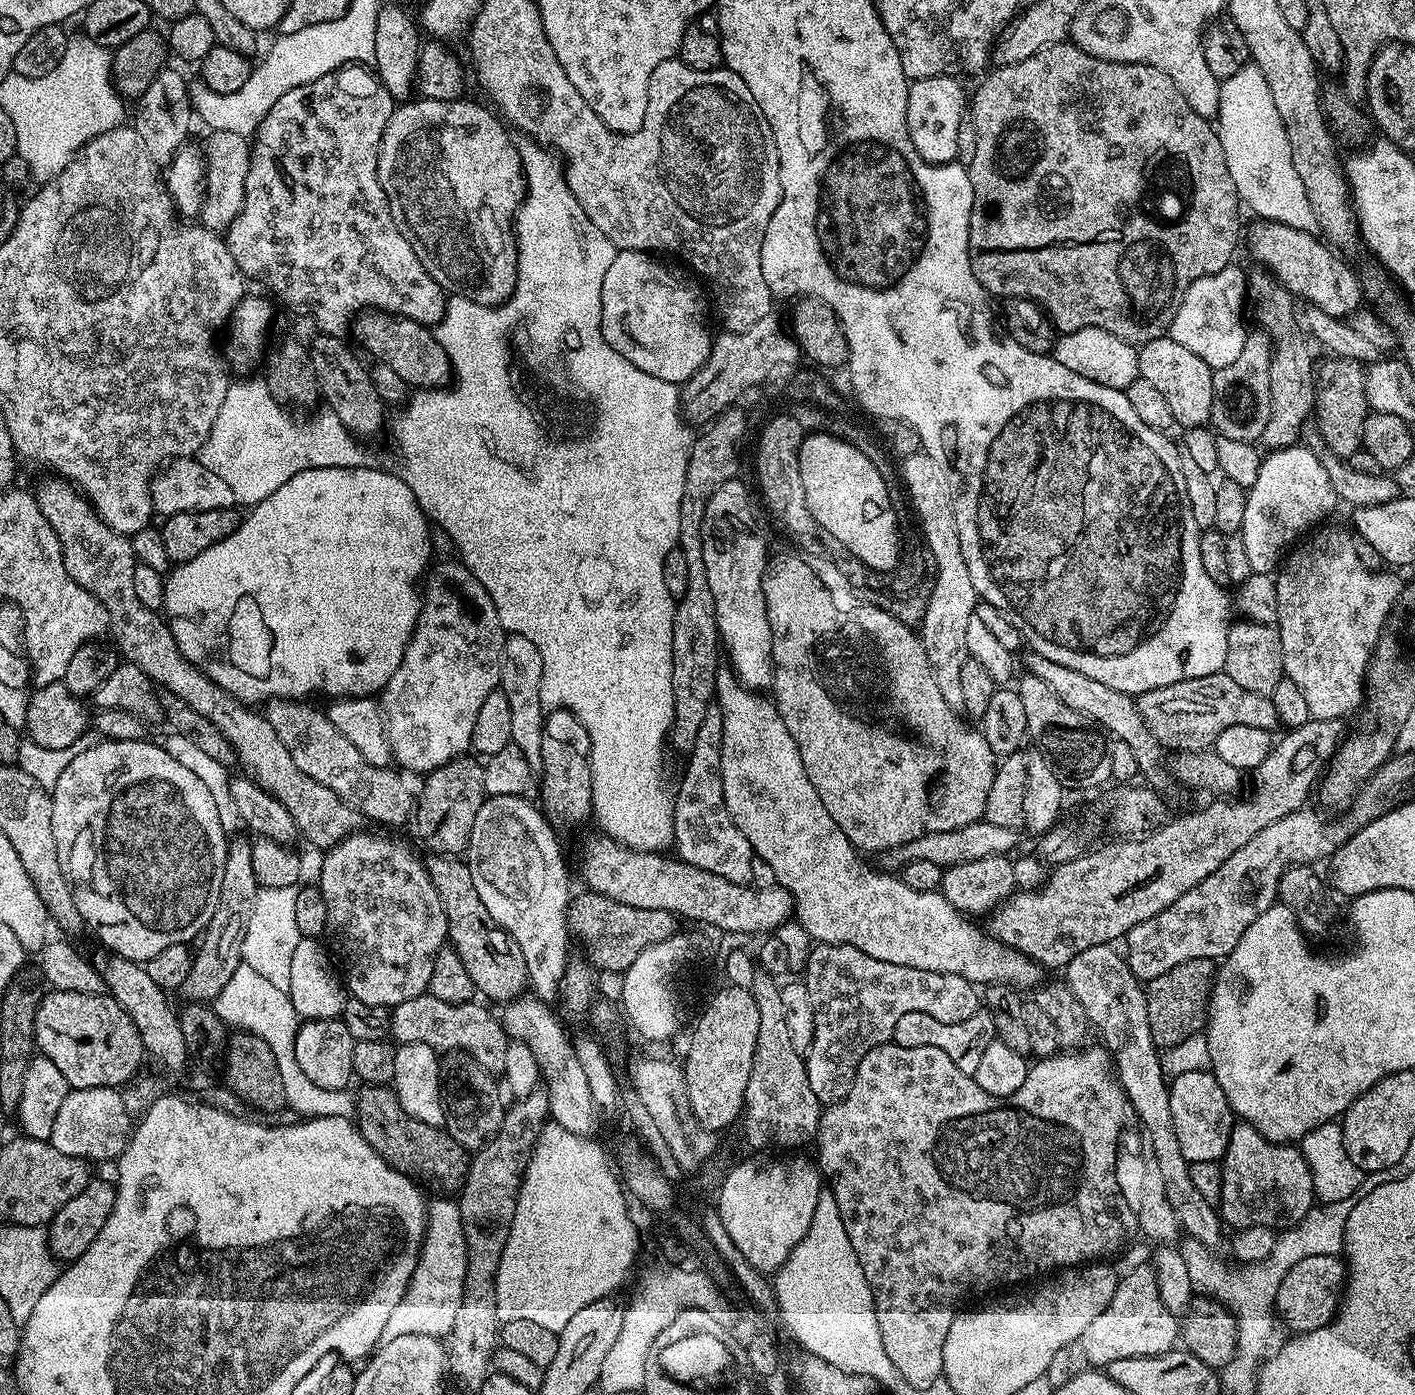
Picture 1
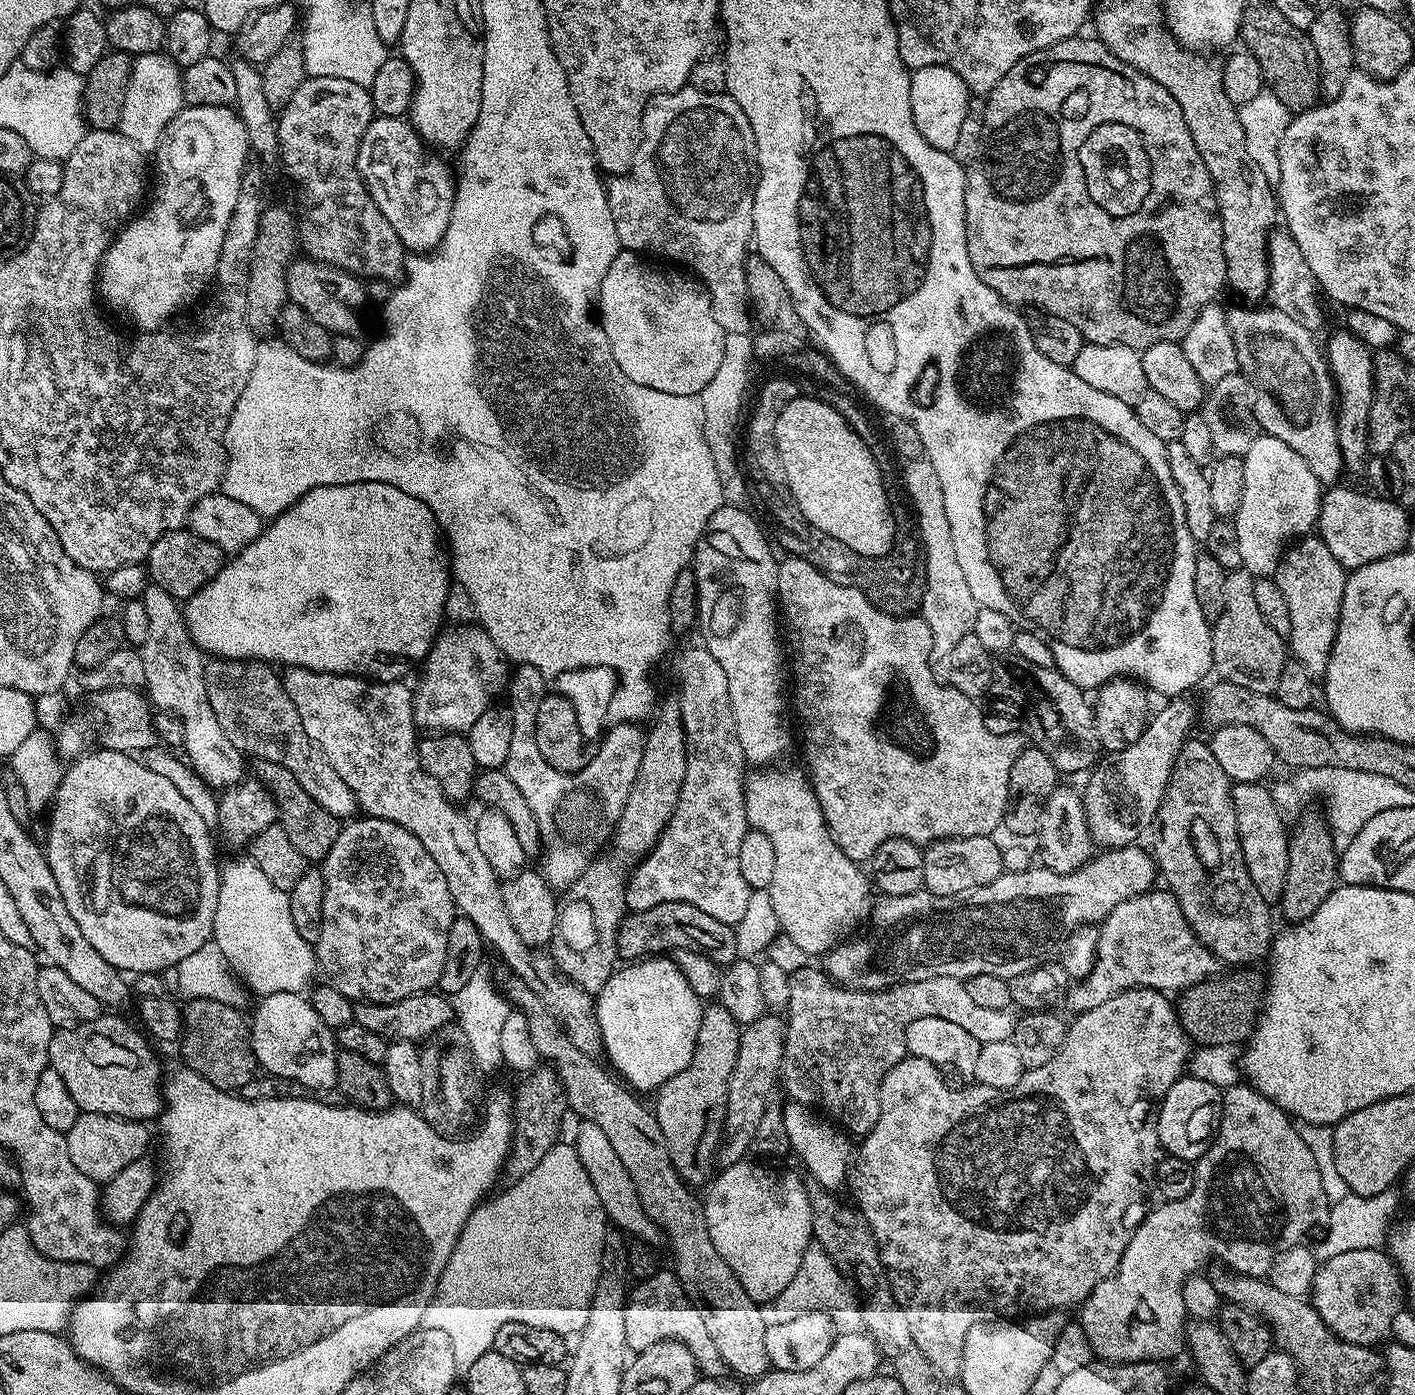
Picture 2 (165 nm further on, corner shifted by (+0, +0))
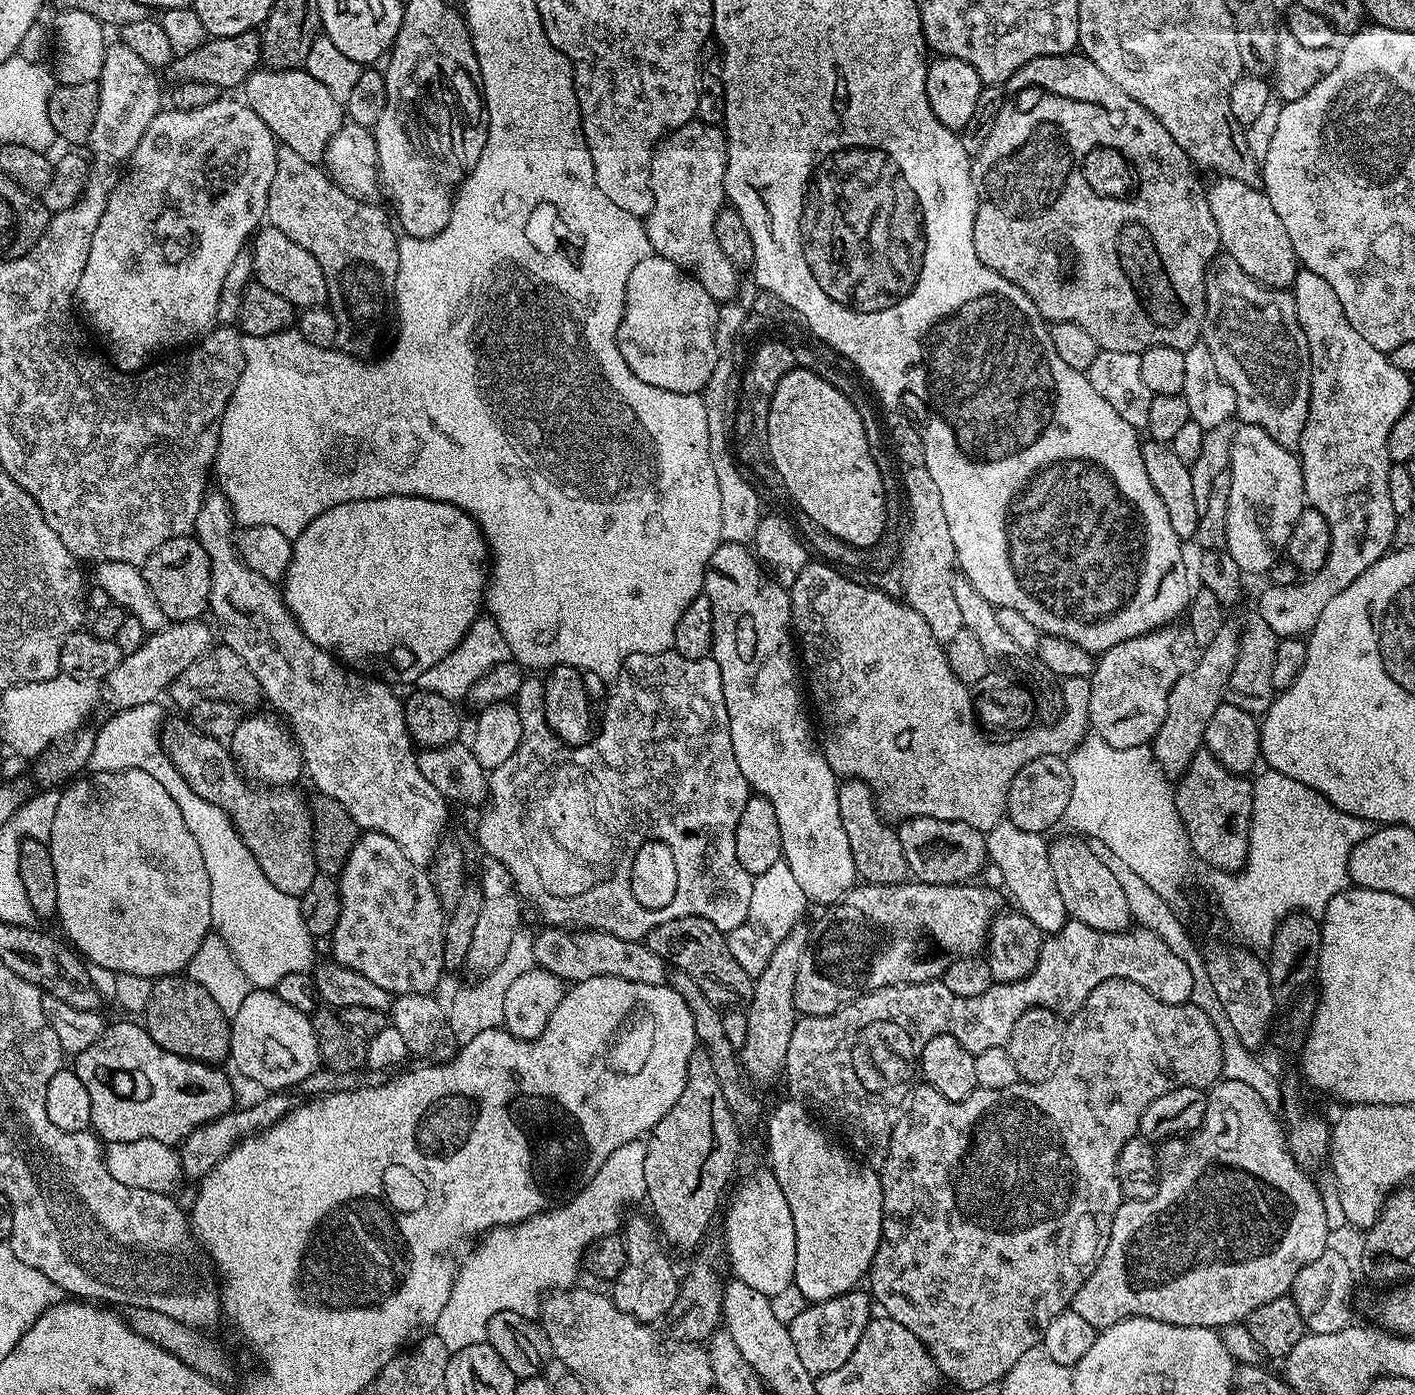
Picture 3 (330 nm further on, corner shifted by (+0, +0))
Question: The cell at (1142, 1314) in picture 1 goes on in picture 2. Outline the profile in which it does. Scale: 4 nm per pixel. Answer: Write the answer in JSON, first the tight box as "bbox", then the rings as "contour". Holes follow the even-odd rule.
{"bbox":[1078,1082,1332,1364],"contour":[[[1241,1082],[1223,1089],[1223,1094],[1224,1105],[1220,1115],[1220,1125],[1210,1150],[1206,1150],[1206,1154],[1202,1154],[1199,1160],[1195,1161],[1196,1173],[1194,1174],[1194,1186],[1190,1190],[1190,1194],[1186,1194],[1186,1198],[1157,1203],[1157,1208],[1155,1205],[1149,1211],[1142,1223],[1134,1230],[1118,1266],[1105,1280],[1098,1282],[1098,1286],[1094,1286],[1094,1290],[1084,1299],[1083,1305],[1079,1309],[1079,1312],[1081,1312],[1078,1316],[1078,1322],[1086,1330],[1086,1338],[1090,1338],[1093,1357],[1099,1358],[1101,1361],[1110,1364],[1168,1362],[1171,1356],[1178,1355],[1180,1351],[1183,1353],[1186,1348],[1186,1311],[1183,1304],[1183,1284],[1187,1282],[1189,1276],[1195,1276],[1201,1271],[1202,1268],[1200,1267],[1207,1262],[1208,1256],[1221,1256],[1228,1263],[1225,1265],[1241,1276],[1264,1278],[1272,1269],[1272,1262],[1277,1256],[1280,1256],[1283,1252],[1289,1252],[1291,1248],[1299,1248],[1315,1241],[1324,1235],[1328,1227],[1332,1204],[1327,1200],[1325,1187],[1322,1186],[1321,1175],[1318,1172],[1318,1165],[1314,1160],[1314,1154],[1310,1152],[1310,1147],[1306,1146],[1306,1143],[1302,1142],[1302,1138],[1299,1137],[1293,1117],[1283,1112],[1274,1102],[1270,1102],[1270,1098],[1263,1096],[1247,1082]]]}

